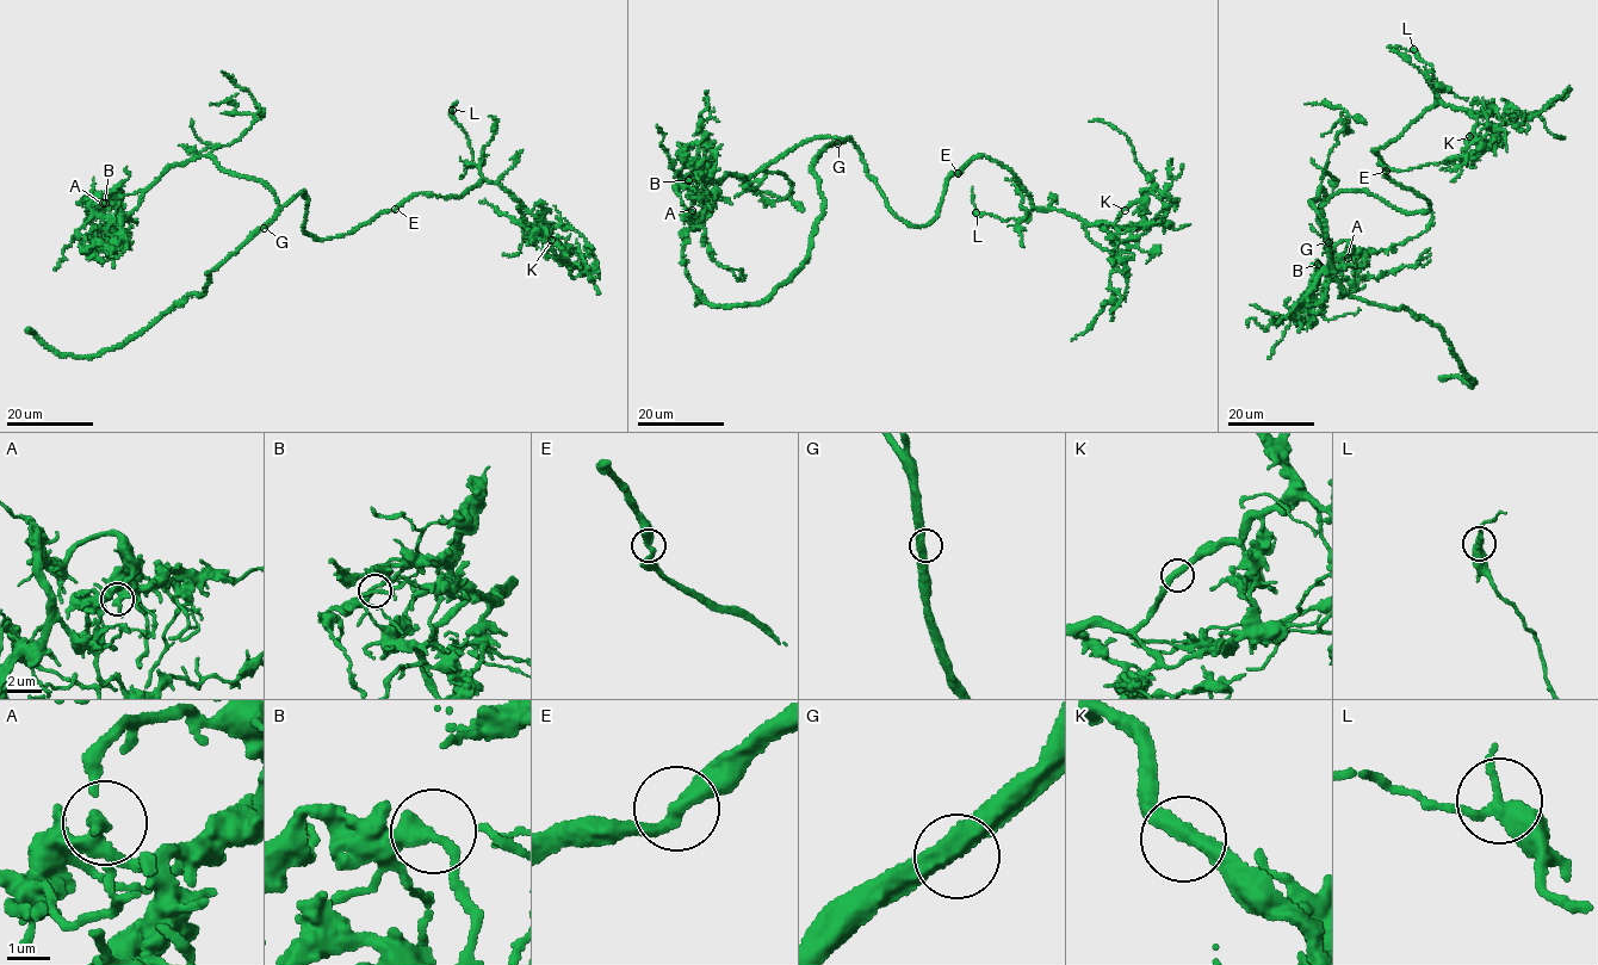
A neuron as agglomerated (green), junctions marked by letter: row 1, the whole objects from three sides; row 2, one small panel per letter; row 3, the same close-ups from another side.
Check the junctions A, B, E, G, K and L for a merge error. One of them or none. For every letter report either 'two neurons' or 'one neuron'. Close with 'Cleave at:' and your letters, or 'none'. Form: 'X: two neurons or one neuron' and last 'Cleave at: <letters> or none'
A: one neuron
B: one neuron
E: one neuron
G: one neuron
K: one neuron
L: one neuron
Cleave at: none

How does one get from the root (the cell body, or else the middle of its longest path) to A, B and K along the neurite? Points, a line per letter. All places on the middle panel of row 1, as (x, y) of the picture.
A: (897, 216), (850, 138), (827, 136), (799, 143), (748, 177), (726, 173), (701, 196), (706, 209), (692, 210)
B: (897, 216), (848, 137), (804, 141), (747, 177), (729, 174), (718, 183), (700, 173), (688, 180)
K: (897, 216), (927, 226), (945, 181), (983, 156), (1013, 171), (1035, 208), (1091, 224), (1112, 223), (1125, 210)

